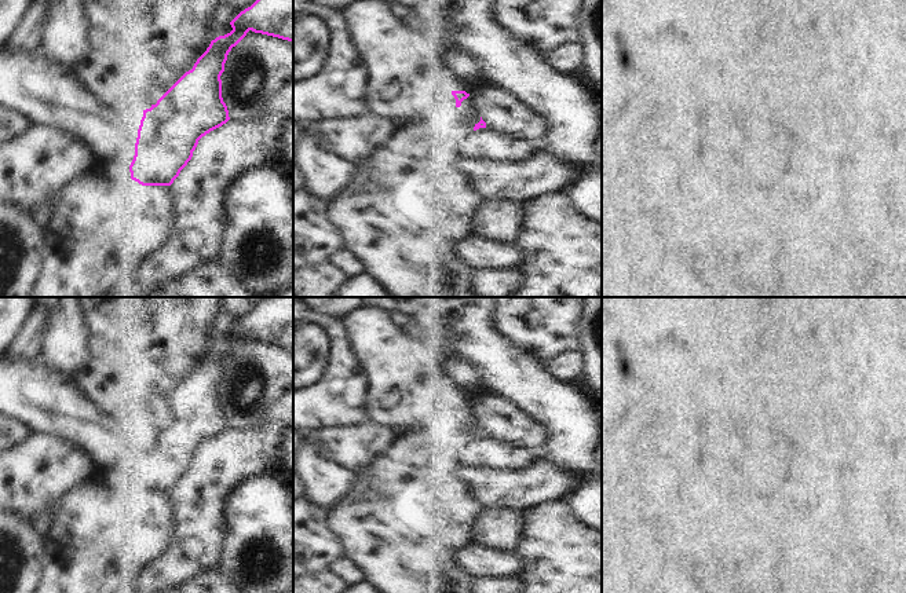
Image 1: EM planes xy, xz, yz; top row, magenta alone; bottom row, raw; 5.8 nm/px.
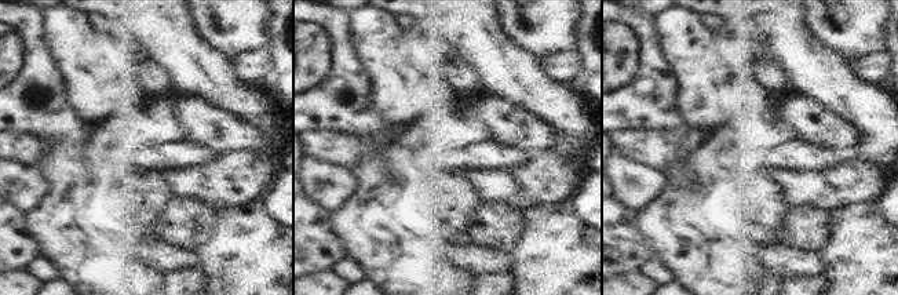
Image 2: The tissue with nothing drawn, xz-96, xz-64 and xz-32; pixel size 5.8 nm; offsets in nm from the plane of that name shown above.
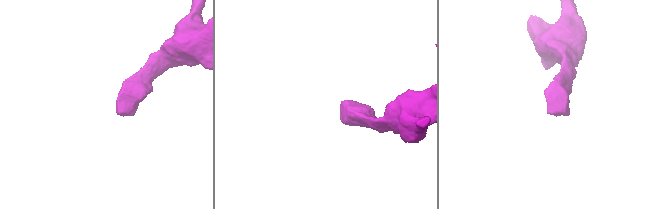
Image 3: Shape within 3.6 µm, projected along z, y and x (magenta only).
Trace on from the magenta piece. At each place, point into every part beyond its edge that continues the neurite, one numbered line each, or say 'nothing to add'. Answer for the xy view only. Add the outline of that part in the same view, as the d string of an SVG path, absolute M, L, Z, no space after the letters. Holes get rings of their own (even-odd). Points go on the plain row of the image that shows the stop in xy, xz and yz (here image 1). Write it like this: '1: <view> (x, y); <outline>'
1: xy (124, 483); M110 469L110 471L102 471L102 472L96 472L96 476L103 480L103 482L109 482L110 484L113 484L114 482L118 484L120 491L124 493L128 488L131 488L131 480L129 476L121 476L117 471Z

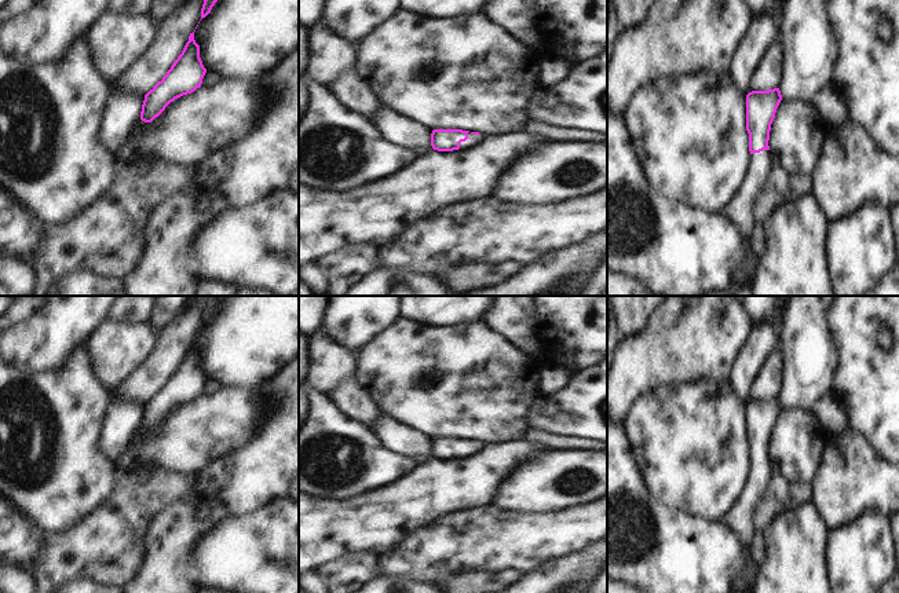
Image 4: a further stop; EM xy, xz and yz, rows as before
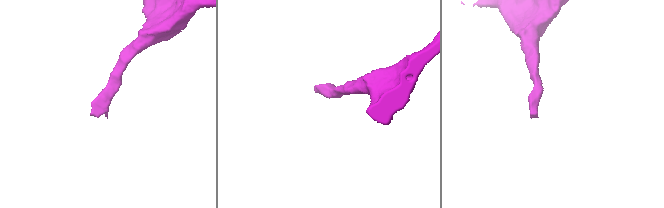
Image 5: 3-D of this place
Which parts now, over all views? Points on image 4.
1: xz (472, 447); M468 440L468 447L465 450L460 451L460 457L458 458L468 457L468 455L476 453L478 450L480 450L482 447L483 447L482 442L474 443L474 442Z

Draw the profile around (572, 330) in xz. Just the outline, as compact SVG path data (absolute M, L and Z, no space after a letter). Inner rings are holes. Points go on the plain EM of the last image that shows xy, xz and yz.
M533 296L541 363L575 374L607 356L607 296Z

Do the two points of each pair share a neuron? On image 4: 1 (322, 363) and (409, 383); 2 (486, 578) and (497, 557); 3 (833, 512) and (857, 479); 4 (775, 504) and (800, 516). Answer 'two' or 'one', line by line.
1: two
2: two
3: one
4: two

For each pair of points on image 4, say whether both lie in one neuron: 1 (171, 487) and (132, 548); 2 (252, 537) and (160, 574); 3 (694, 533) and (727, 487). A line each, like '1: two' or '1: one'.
1: one
2: two
3: two

